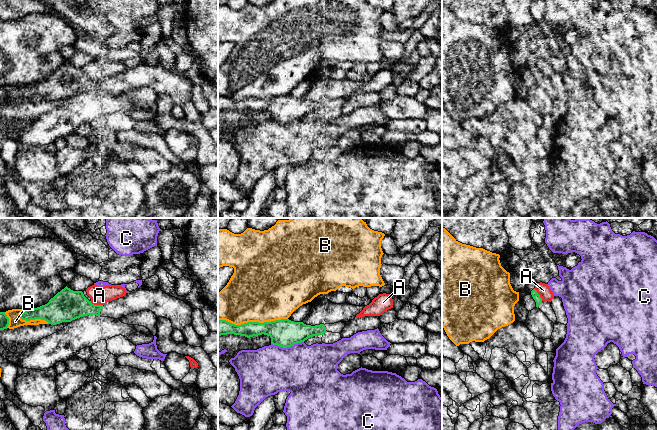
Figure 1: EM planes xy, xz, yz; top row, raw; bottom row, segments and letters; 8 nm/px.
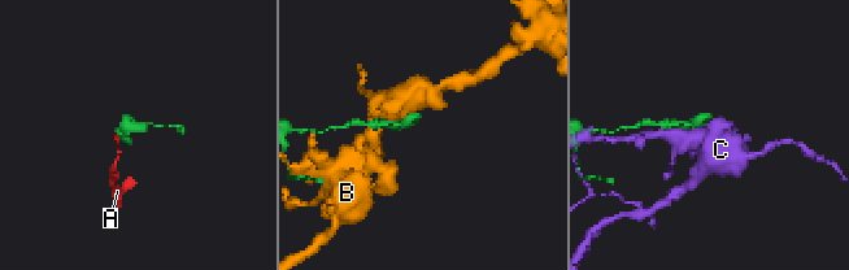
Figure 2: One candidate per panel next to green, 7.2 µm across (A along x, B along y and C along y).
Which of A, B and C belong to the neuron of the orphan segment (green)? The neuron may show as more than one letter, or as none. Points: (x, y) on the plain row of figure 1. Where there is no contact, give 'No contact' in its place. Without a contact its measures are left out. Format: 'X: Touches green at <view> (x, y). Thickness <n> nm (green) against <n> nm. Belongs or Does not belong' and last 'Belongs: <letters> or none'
A: Touches green at xy (96, 81). Thickness 260 nm (green) against 140 nm. Does not belong
B: Touches green at xz (252, 98). Thickness 200 nm (green) against 480 nm. Does not belong
C: Touches green at xz (287, 122). Thickness 220 nm (green) against 420 nm. Does not belong
Belongs: none

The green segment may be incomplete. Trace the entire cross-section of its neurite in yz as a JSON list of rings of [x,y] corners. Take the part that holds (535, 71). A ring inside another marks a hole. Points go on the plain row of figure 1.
[[[535,65],[531,67],[531,71],[536,78],[536,83],[539,84],[548,93],[548,95],[555,100],[557,93],[551,82],[551,78],[543,77]]]

